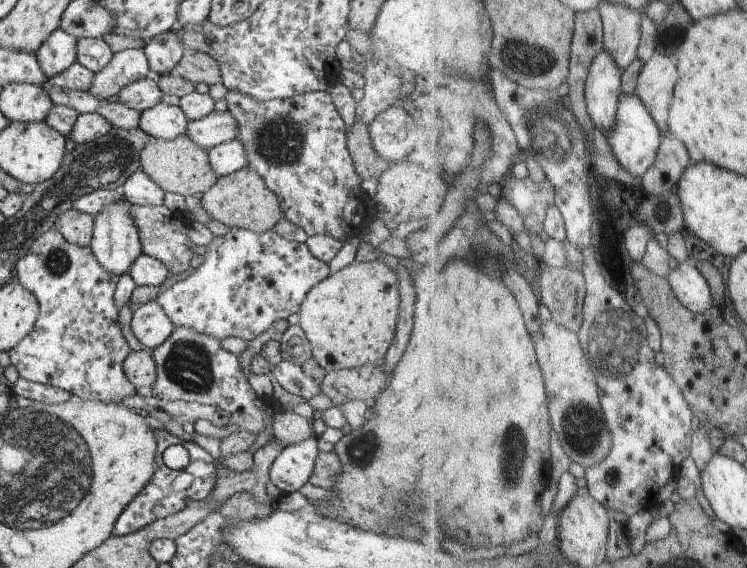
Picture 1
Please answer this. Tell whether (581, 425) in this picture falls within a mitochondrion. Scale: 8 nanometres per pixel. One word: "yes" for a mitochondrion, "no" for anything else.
yes

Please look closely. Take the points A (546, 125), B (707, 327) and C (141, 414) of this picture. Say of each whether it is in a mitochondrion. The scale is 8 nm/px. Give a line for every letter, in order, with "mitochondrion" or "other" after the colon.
A: mitochondrion
B: other
C: other

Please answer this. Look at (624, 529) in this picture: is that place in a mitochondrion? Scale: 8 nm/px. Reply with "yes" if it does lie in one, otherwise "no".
no

